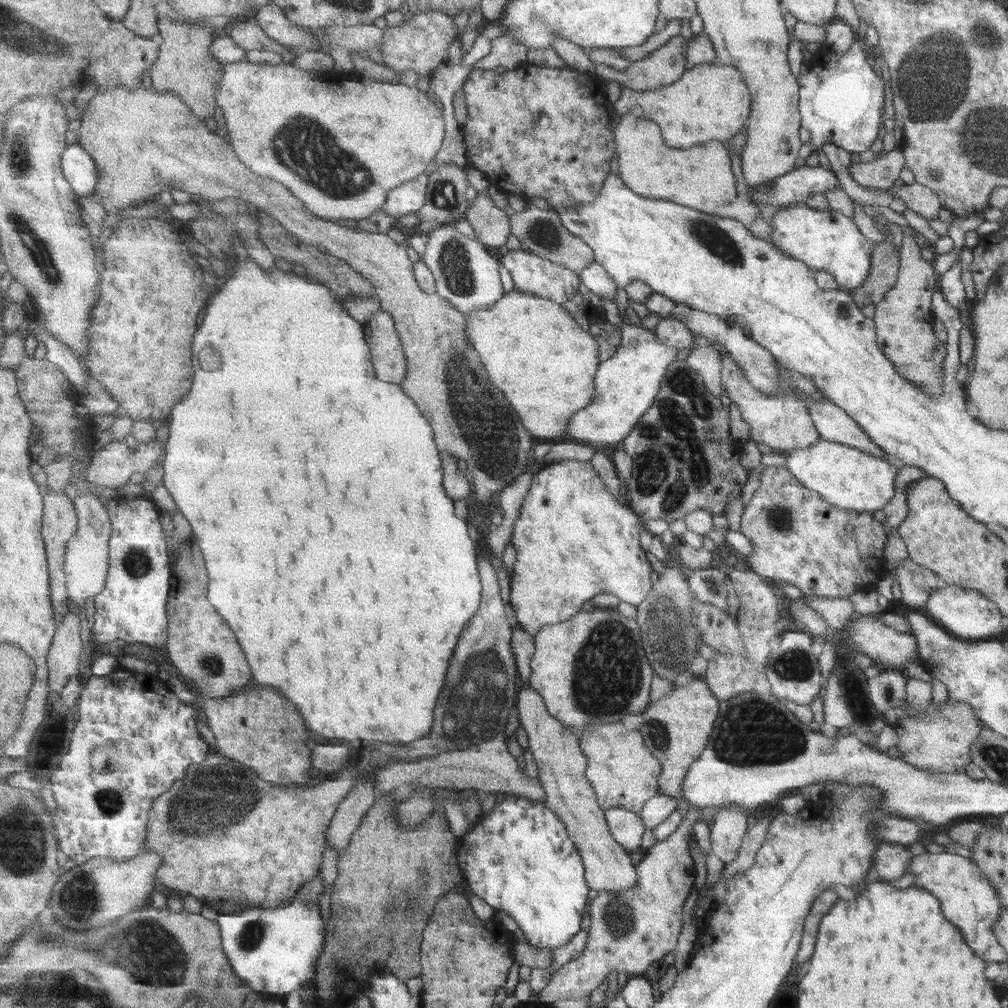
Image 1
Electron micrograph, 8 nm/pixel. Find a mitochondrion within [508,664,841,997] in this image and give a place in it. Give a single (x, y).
(751, 732)

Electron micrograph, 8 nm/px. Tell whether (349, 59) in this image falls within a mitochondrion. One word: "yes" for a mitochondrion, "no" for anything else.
no

